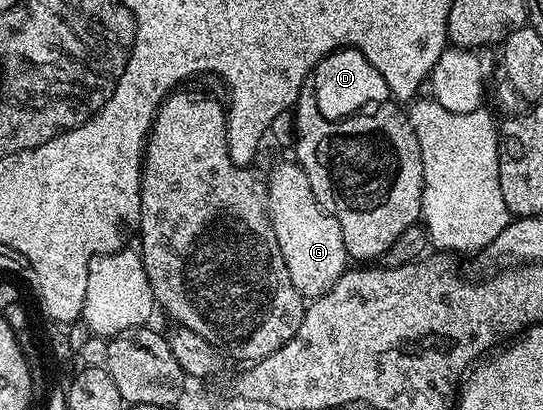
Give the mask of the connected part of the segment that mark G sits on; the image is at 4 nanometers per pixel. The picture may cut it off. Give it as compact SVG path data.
M297 161L282 162L266 182L266 209L270 215L270 223L276 232L276 244L280 244L280 252L284 256L284 264L288 264L288 276L292 276L292 284L302 293L303 299L313 300L324 296L340 280L340 276L348 269L348 255L344 248L344 236L340 236L340 224L316 200L312 192L312 184L308 184L308 176Z

